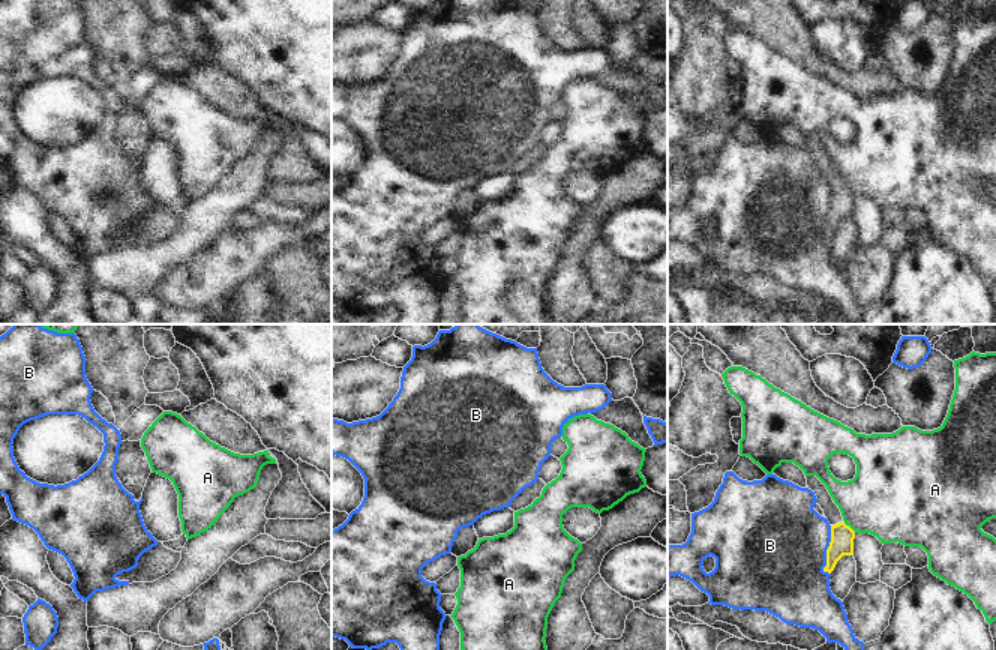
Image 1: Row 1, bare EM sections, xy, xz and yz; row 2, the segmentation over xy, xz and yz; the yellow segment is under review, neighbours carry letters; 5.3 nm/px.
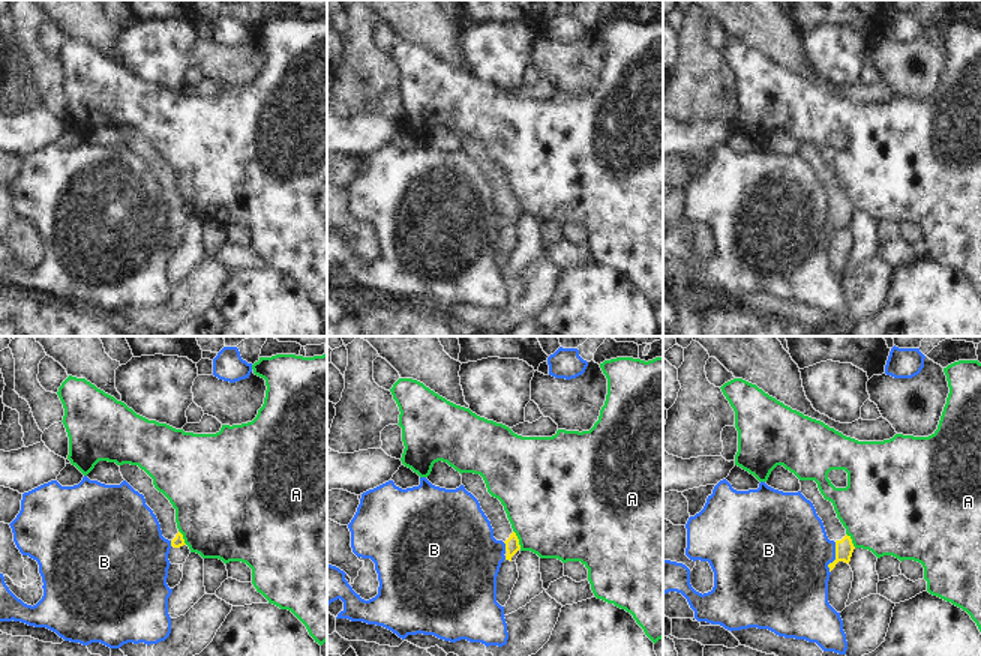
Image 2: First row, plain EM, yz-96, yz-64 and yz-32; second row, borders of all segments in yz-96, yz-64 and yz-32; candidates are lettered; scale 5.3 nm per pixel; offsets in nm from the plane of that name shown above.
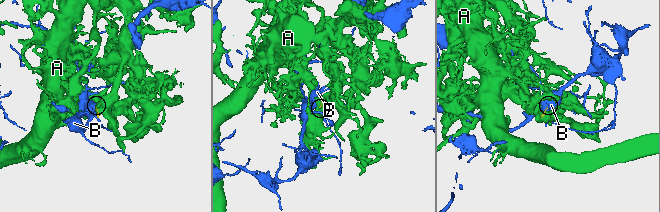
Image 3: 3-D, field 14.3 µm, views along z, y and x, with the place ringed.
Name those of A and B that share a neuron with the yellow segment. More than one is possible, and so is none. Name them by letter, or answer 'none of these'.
none of these

